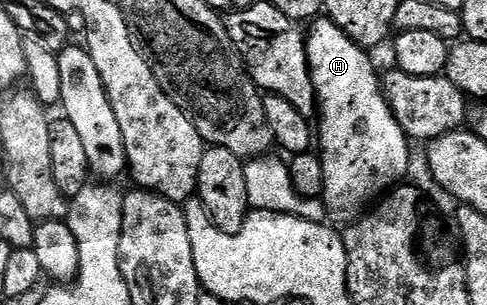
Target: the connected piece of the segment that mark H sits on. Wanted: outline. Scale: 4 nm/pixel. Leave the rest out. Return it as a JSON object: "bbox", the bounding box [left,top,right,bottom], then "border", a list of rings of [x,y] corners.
{"bbox":[305,17,410,225],"border":[[[320,17],[306,31],[305,53],[316,91],[320,131],[318,127],[318,154],[324,174],[322,207],[333,219],[333,224],[351,225],[369,210],[389,189],[397,186],[408,171],[408,146],[410,140],[398,125],[394,113],[382,90],[382,79],[368,60],[369,52],[342,33],[331,19]]]}

